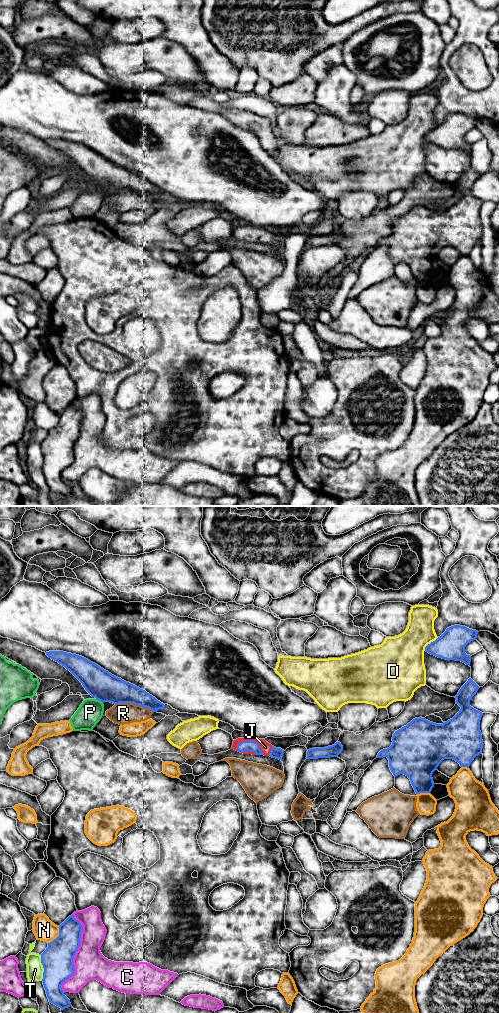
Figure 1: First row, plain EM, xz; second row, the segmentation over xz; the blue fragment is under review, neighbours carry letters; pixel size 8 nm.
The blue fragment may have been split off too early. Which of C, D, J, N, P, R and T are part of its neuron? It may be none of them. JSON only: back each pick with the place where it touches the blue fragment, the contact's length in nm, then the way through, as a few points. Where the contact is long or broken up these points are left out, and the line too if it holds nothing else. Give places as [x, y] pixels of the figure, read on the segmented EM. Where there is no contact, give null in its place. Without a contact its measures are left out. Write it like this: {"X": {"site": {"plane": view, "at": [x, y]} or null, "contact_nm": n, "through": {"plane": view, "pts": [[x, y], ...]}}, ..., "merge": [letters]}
{"J": {"site": {"plane": "xz", "at": [251, 740]}, "contact_nm": 240, "through": {"plane": "xz", "pts": [[251, 746], [251, 740], [261, 747], [265, 747]]}}, "merge": ["J"]}

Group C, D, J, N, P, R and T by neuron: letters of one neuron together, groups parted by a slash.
C / D / J / N / P / R / T

